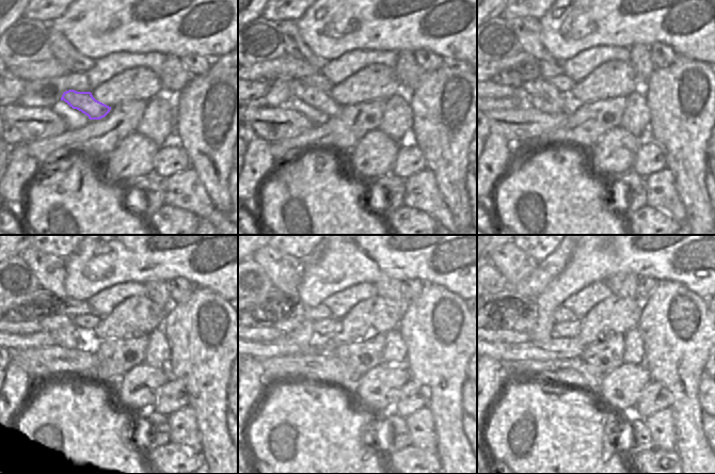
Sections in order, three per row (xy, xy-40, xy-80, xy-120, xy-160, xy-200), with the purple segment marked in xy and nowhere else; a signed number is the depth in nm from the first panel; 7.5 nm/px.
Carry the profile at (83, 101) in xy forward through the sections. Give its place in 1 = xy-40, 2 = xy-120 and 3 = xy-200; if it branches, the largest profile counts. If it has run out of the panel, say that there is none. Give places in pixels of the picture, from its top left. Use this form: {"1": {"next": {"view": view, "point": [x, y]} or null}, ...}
{"1": {"next": {"view": "xy-40", "point": [321, 100]}}, "2": {"next": {"view": "xy-120", "point": [48, 311]}}, "3": {"next": {"view": "xy-200", "point": [518, 313]}}}

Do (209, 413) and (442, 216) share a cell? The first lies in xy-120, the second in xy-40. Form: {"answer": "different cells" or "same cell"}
{"answer": "different cells"}

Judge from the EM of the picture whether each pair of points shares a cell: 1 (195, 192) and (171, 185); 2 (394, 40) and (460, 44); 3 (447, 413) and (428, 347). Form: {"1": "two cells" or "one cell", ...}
{"1": "one cell", "2": "one cell", "3": "one cell"}

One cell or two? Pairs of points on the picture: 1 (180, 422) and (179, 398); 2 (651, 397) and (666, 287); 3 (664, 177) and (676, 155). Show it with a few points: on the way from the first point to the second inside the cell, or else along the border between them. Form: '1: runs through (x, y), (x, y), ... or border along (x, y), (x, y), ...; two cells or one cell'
1: border along (188, 405), (173, 411), (168, 416); two cells
2: border along (650, 379), (661, 382), (670, 394), (670, 398); two cells
3: border along (666, 167), (674, 178), (674, 188), (678, 191); two cells

